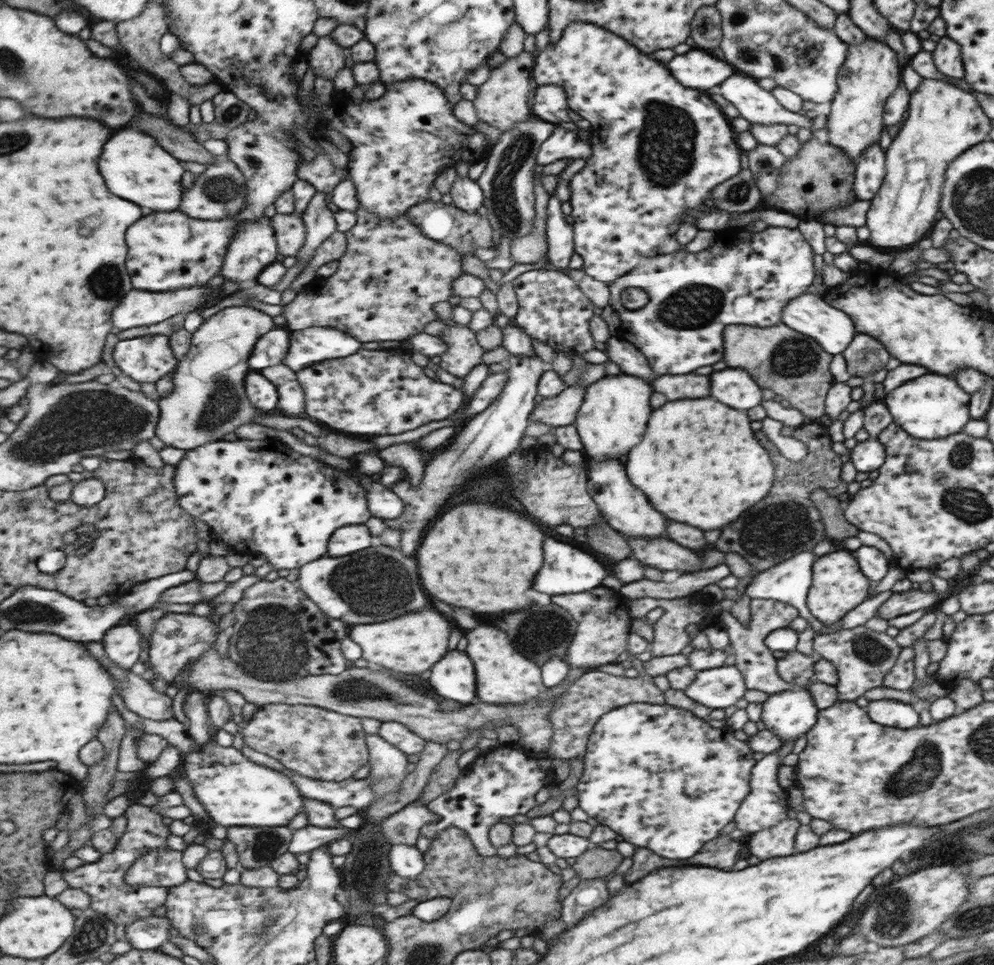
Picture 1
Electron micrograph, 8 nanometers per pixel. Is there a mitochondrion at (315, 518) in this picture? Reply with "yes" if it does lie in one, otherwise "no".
no

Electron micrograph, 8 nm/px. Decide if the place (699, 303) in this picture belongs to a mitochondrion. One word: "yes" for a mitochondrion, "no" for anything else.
yes

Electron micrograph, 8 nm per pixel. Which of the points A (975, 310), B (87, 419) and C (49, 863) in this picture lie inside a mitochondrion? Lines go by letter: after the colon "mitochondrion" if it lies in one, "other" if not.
A: other
B: mitochondrion
C: other

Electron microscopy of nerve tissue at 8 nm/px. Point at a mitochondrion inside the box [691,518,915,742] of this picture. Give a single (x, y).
(869, 648)

